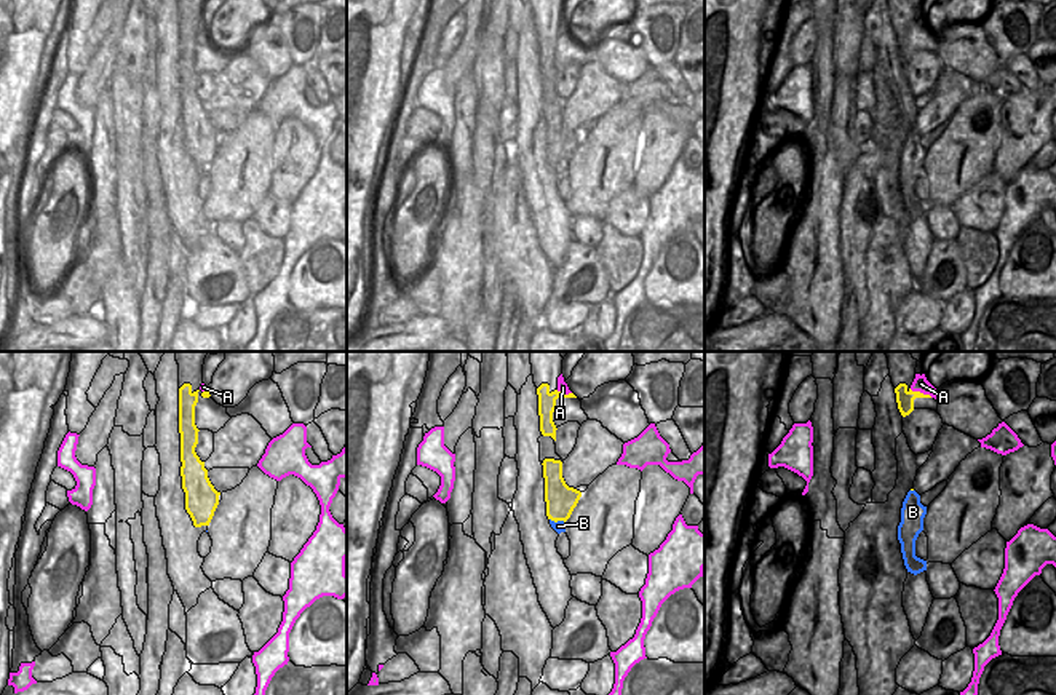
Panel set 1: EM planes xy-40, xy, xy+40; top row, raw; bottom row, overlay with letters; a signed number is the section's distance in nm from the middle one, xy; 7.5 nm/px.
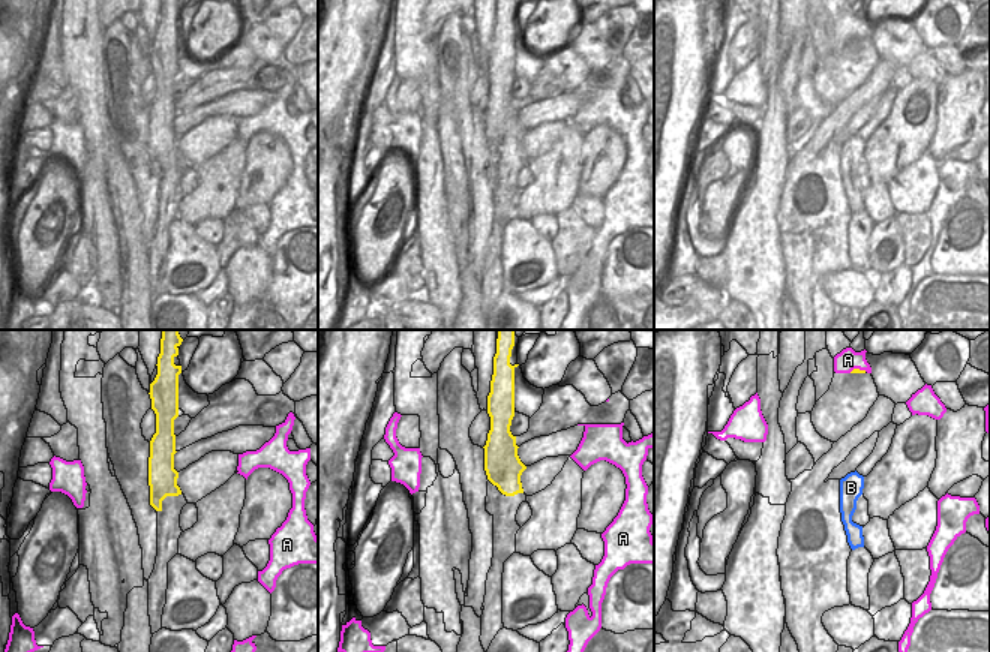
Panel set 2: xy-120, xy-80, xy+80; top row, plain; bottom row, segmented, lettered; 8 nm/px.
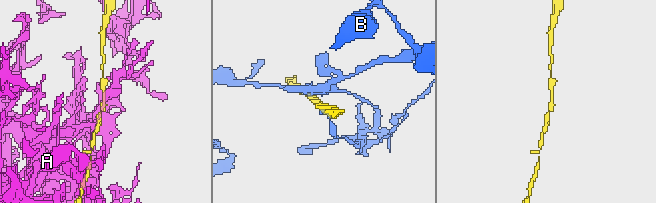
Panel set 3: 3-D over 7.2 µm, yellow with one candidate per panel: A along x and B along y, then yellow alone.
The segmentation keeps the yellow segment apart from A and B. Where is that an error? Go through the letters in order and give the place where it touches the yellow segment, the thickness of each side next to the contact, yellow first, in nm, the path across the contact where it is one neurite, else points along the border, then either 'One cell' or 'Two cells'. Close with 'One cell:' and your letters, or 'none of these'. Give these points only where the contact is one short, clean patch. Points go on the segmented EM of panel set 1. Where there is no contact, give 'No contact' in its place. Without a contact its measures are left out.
A: Touches yellow at xy+40 (919, 392). Thickness 130 nm (yellow) against 120 nm. Two cells
B: Touches yellow at xy (559, 520). Thickness 220 nm (yellow) against 80 nm. Two cells
One cell: none of these.

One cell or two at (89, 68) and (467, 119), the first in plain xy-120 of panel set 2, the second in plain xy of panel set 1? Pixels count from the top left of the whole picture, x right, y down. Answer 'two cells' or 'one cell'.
two cells

